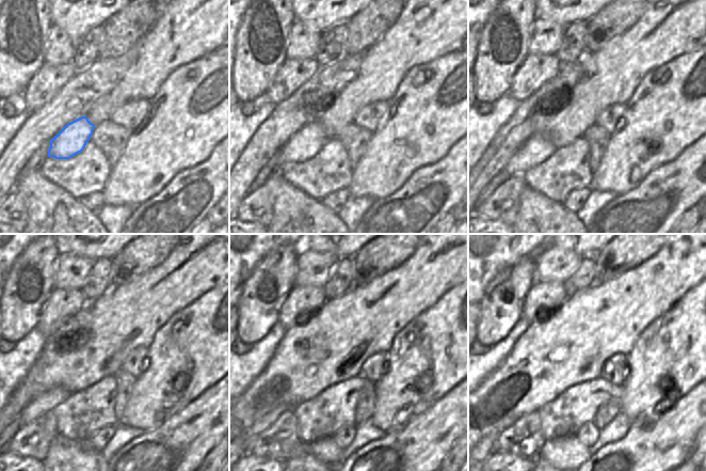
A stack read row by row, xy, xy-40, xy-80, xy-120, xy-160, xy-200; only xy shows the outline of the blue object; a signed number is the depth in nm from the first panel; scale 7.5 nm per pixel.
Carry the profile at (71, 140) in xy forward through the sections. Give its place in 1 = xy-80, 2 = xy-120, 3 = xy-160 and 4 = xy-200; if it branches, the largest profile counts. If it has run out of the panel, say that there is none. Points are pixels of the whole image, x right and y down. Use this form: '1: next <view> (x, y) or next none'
1: next xy-80 (535, 150)
2: next xy-120 (46, 402)
3: next xy-160 (263, 423)
4: next xy-200 (490, 440)

